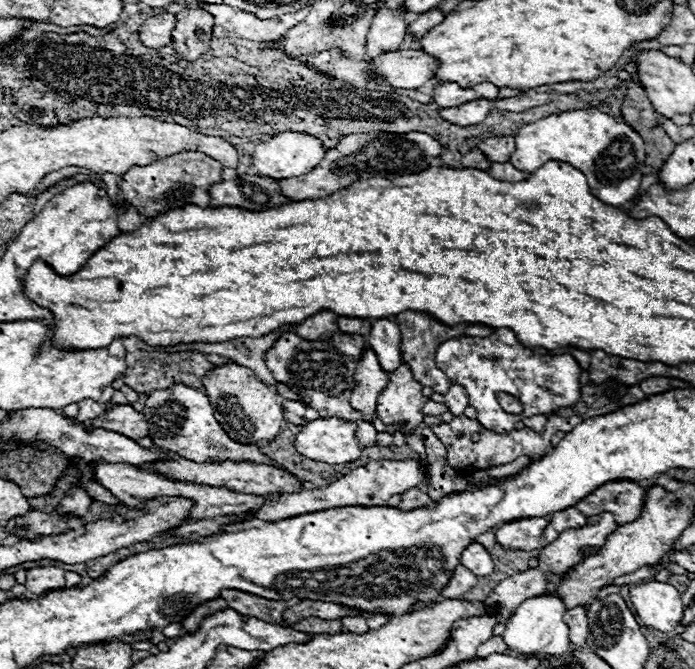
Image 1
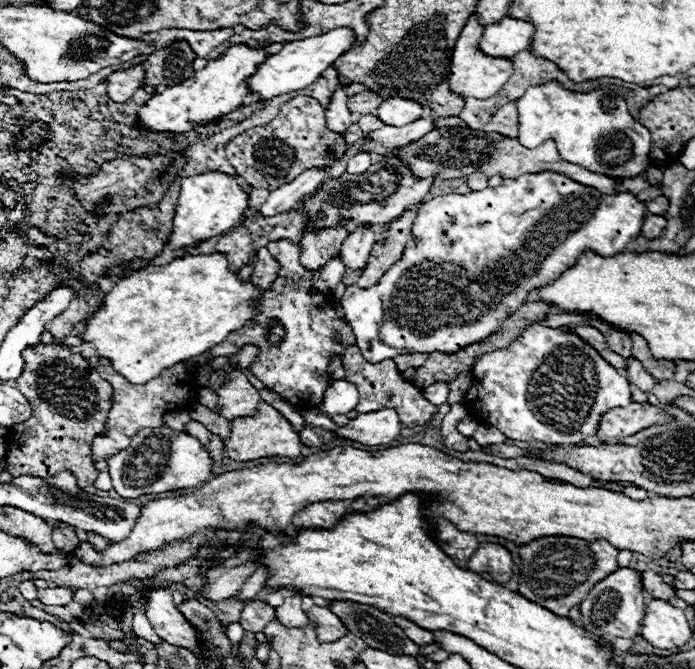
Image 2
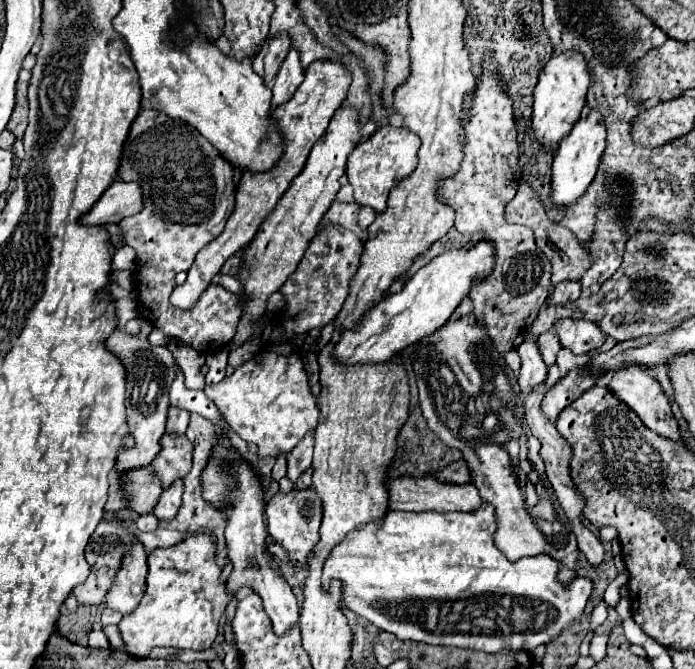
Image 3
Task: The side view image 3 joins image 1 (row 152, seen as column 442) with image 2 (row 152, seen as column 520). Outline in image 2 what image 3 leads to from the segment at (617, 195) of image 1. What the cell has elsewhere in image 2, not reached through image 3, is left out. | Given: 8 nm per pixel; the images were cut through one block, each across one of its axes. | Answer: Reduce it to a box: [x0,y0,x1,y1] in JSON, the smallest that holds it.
[516,82,652,176]

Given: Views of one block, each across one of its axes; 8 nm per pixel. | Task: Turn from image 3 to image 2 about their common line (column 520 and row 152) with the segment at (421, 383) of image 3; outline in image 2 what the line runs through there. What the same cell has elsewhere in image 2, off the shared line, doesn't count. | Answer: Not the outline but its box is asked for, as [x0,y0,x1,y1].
[392,126,622,194]

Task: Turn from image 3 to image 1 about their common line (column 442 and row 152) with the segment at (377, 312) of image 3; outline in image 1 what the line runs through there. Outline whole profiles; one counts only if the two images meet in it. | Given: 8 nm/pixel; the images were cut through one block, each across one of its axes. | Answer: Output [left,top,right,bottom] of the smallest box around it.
[252,132,324,180]

